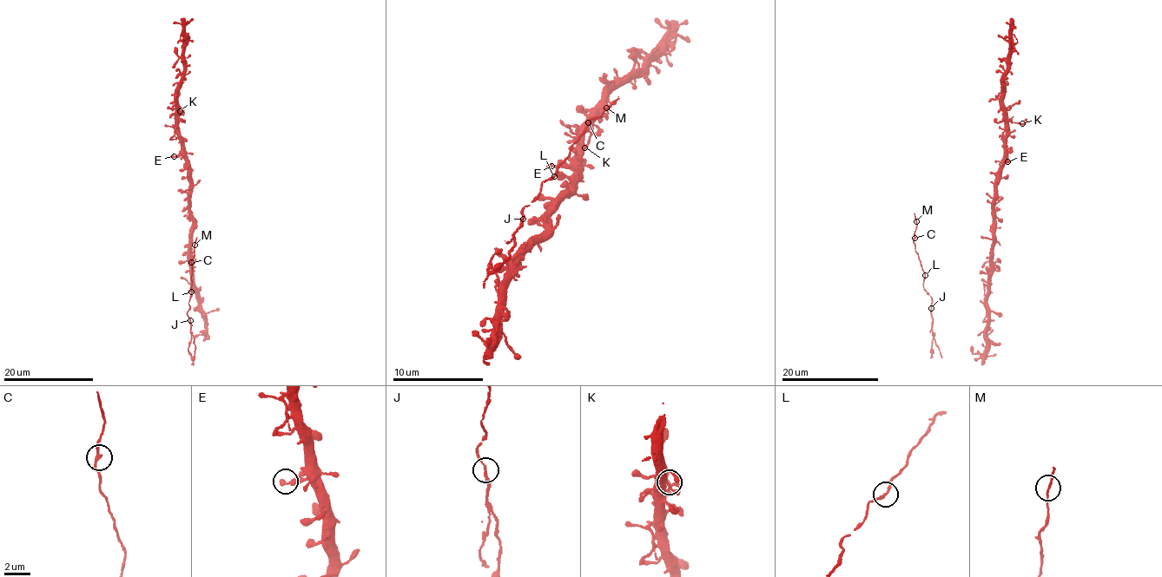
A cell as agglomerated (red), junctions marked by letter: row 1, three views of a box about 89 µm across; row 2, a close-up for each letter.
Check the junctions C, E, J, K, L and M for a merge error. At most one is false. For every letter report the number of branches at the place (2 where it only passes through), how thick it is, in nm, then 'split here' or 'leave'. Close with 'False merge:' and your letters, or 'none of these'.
C: 2 branches meet; 170 nm thick; leave
E: 2 branches meet; 240 nm thick; leave
J: 2 branches meet; 190 nm thick; split here
K: 2 branches meet; 260 nm thick; leave
L: 2 branches meet; 160 nm thick; leave
M: 2 branches meet; 160 nm thick; leave
False merge: J

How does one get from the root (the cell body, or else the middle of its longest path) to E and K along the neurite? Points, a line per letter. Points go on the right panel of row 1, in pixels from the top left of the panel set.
E: (990, 282), (993, 182), (1001, 165), (1007, 161)
K: (990, 282), (993, 182), (1003, 162), (1007, 121), (1022, 123)

